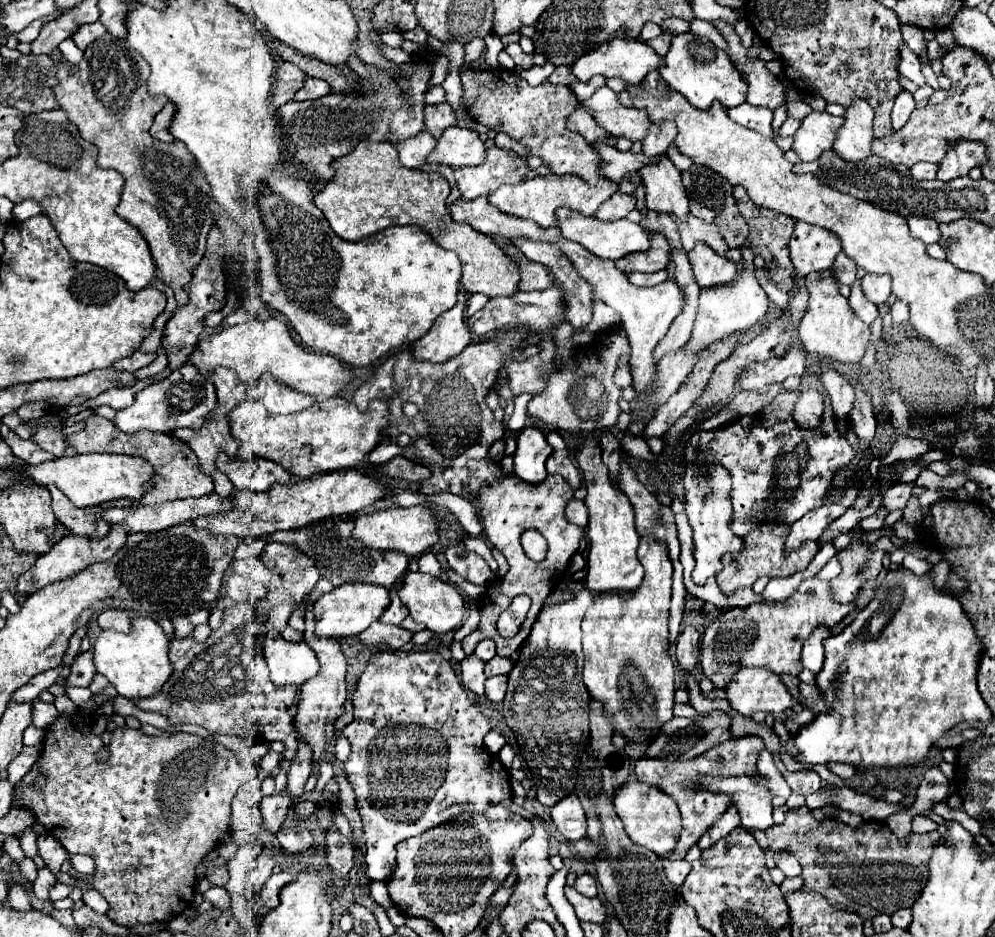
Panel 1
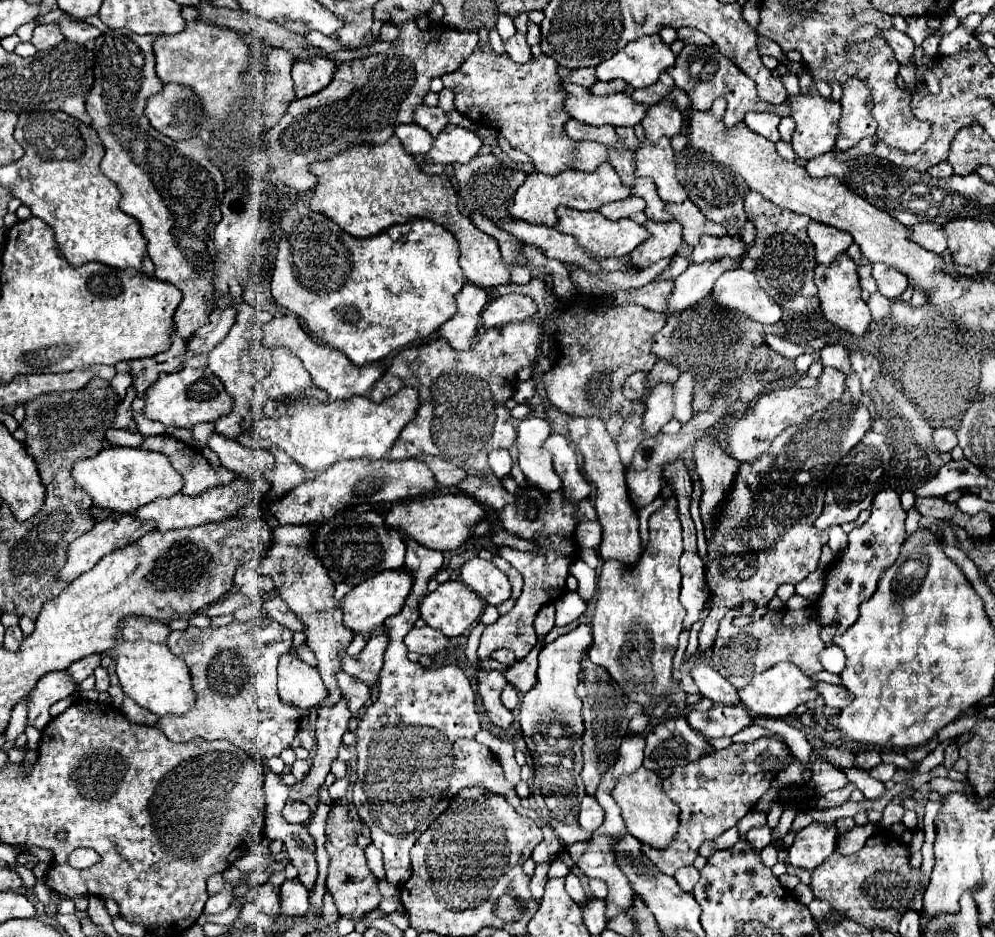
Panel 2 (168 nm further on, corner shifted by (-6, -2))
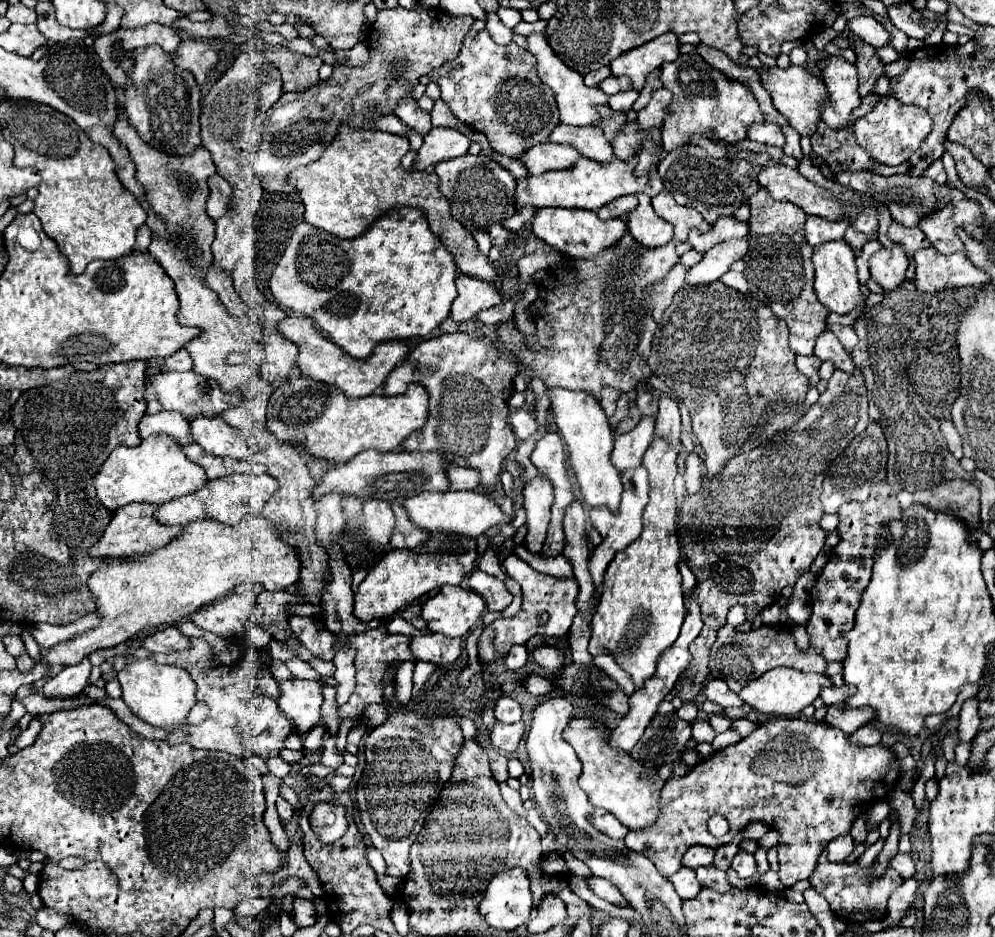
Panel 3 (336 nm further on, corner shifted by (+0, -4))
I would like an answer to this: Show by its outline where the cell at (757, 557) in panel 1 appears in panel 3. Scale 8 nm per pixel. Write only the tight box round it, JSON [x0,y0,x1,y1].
[678,369,870,701]

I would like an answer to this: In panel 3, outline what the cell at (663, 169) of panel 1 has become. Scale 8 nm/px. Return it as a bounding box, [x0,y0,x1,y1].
[612,123,664,175]

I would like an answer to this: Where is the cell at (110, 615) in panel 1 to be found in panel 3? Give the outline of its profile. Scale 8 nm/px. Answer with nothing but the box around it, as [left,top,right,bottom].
[138,625,188,653]

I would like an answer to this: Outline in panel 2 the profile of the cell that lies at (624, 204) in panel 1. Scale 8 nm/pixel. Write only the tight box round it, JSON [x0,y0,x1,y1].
[600,197,644,221]

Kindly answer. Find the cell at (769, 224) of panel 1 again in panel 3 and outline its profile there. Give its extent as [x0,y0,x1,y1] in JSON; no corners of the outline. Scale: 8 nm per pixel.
[744,189,828,355]

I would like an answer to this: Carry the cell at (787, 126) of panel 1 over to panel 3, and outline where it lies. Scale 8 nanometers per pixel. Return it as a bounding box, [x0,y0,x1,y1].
[782,125,802,159]

